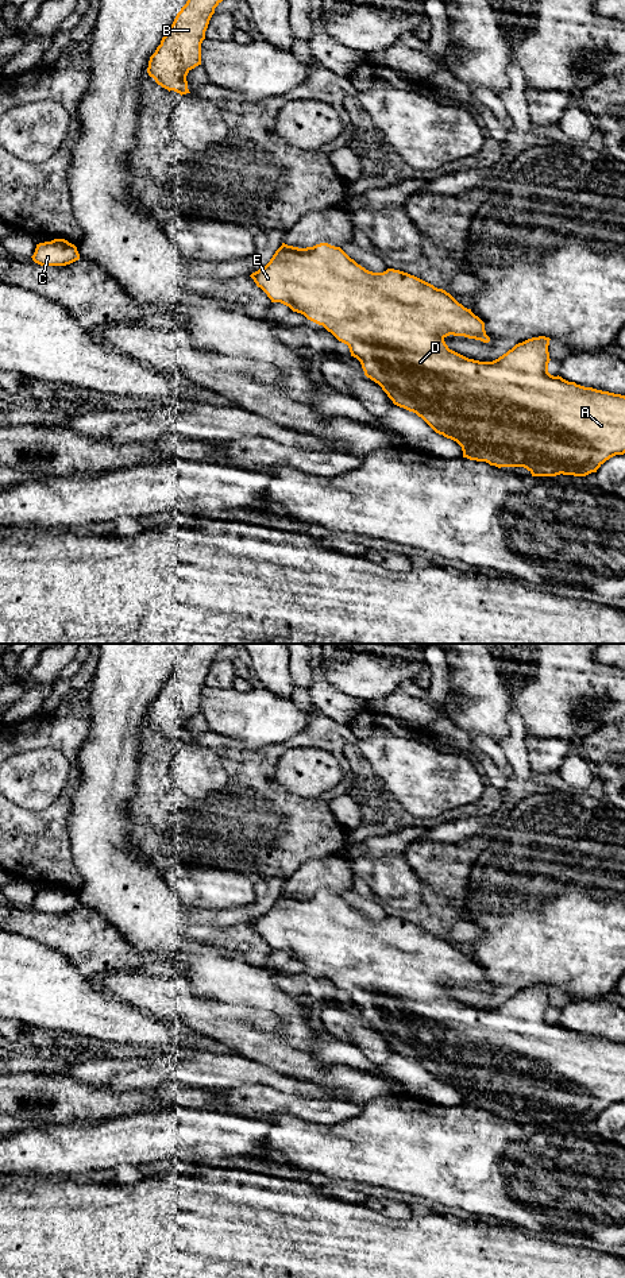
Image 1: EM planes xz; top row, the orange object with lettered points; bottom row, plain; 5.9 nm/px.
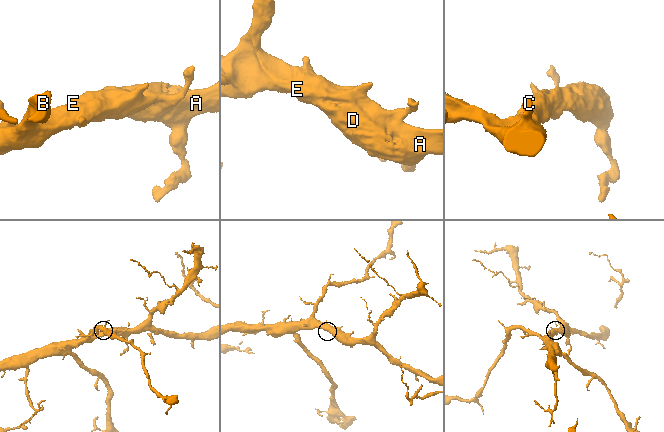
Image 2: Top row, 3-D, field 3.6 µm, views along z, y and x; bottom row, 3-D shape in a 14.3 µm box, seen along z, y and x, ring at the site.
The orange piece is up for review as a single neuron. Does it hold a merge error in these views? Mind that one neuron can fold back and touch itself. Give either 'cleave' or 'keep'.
keep

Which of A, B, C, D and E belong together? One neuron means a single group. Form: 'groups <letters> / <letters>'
groups A B C D E

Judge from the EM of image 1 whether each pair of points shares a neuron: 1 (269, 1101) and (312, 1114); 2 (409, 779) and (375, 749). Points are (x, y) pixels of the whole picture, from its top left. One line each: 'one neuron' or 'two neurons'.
1: one neuron
2: one neuron

